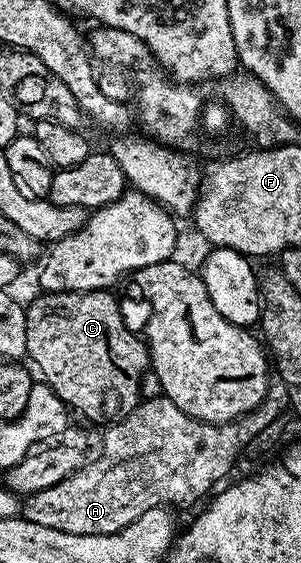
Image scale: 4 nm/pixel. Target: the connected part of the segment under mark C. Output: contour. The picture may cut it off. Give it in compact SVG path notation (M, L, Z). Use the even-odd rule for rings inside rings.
M102 290L99 292L45 292L37 296L33 301L28 301L25 317L27 318L27 356L28 359L33 359L32 367L39 373L41 371L40 379L48 384L49 388L62 402L65 407L77 412L81 416L86 416L89 421L97 426L108 426L118 420L122 420L127 414L131 414L133 409L137 407L139 401L142 399L141 393L141 379L144 378L145 372L150 371L151 365L149 363L149 350L146 341L140 335L137 336L131 329L125 325L125 316L121 313L121 308L117 305L117 300L113 297L114 293L109 290Z

